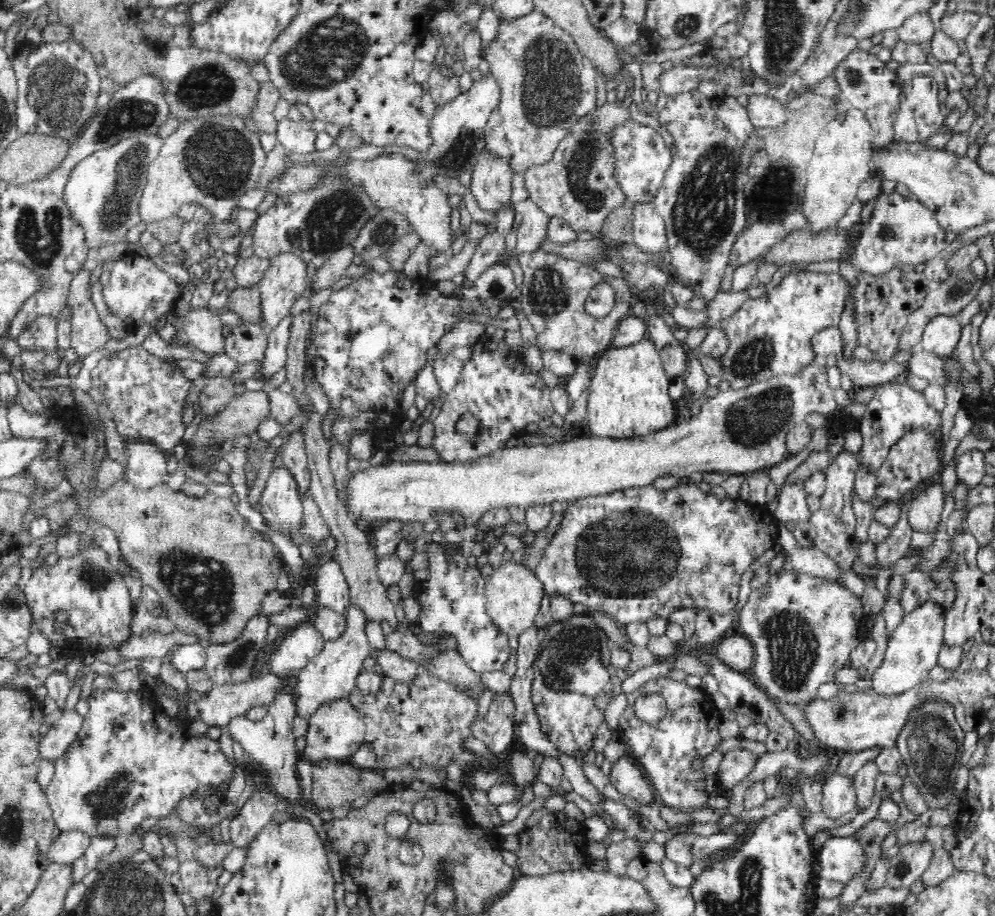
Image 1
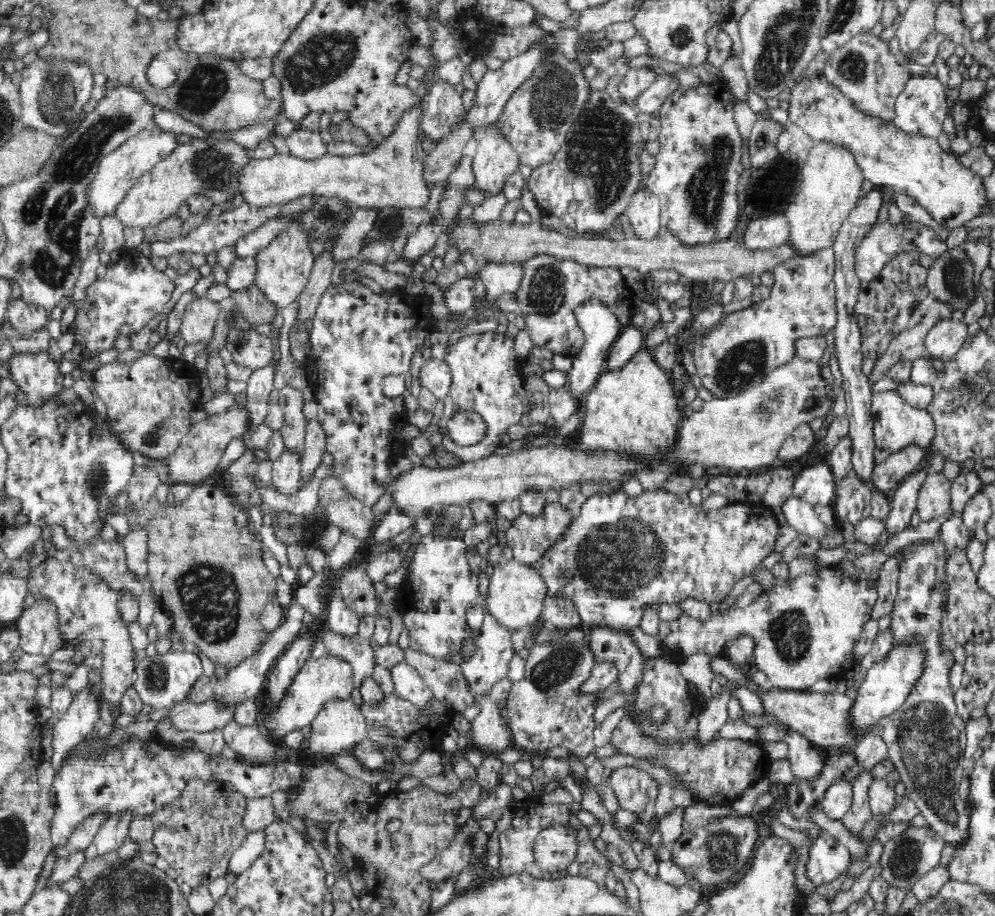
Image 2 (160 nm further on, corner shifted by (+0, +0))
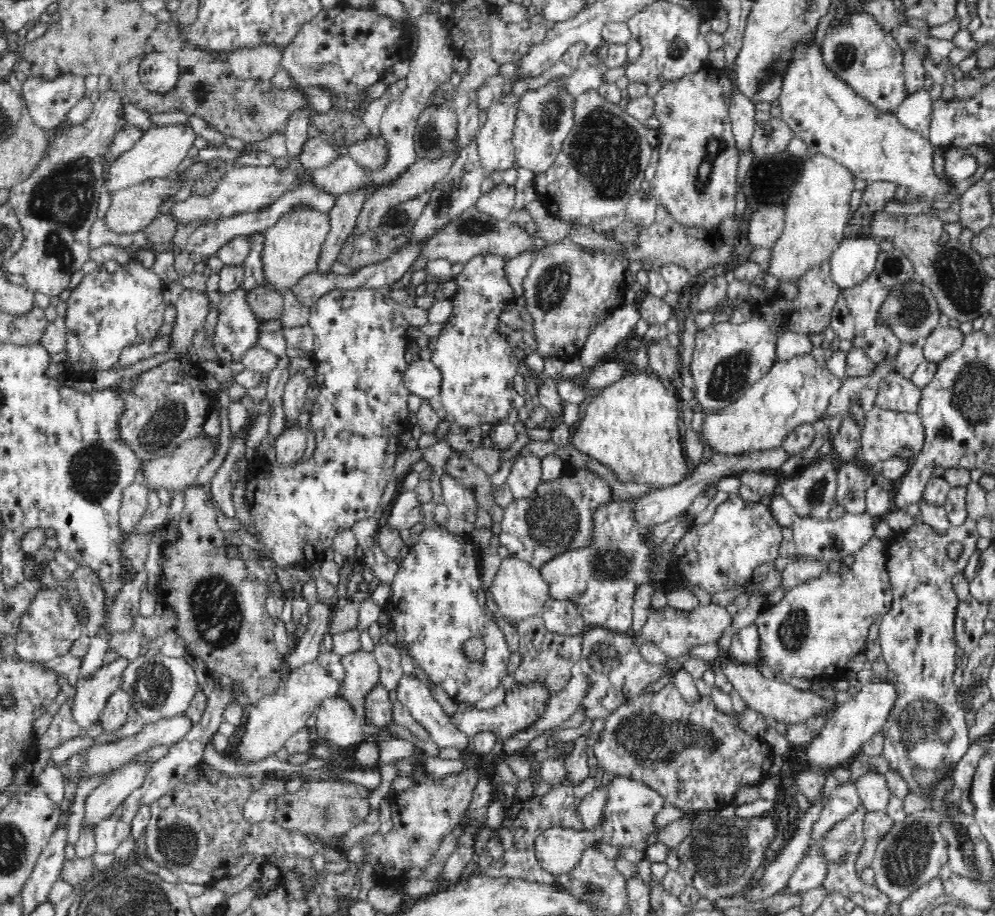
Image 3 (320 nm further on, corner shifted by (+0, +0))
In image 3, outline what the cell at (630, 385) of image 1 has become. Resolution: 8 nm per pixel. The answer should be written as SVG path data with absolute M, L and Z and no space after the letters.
M650 369L629 371L620 380L591 392L591 402L586 404L586 414L571 433L570 444L610 469L614 469L620 481L648 483L654 488L669 487L681 481L688 476L692 468L680 446L678 411L681 405L678 403L682 400L676 397L674 389L664 386L663 379Z

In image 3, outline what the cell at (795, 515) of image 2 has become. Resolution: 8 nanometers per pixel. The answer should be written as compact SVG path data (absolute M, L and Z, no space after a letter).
M846 513L836 521L830 519L817 520L810 516L799 516L794 514L792 518L792 530L797 554L814 555L819 560L830 562L832 560L842 561L846 556L857 555L860 548L867 546L874 537L876 520L865 514Z

